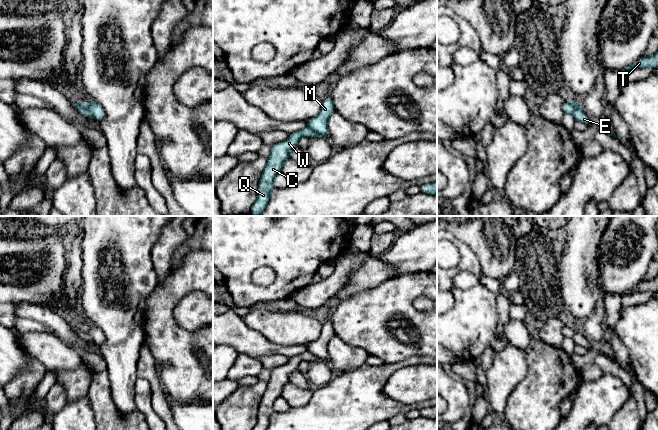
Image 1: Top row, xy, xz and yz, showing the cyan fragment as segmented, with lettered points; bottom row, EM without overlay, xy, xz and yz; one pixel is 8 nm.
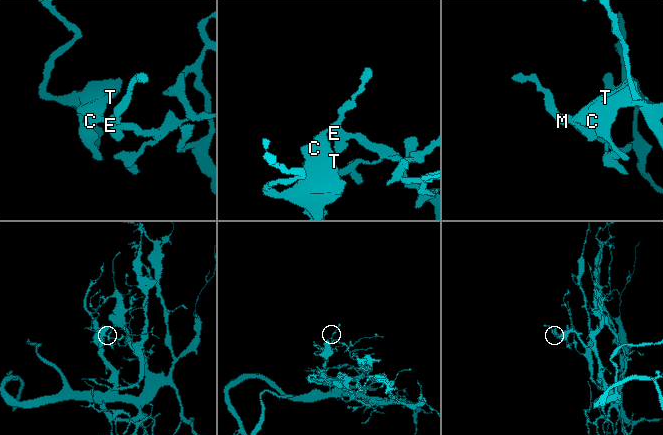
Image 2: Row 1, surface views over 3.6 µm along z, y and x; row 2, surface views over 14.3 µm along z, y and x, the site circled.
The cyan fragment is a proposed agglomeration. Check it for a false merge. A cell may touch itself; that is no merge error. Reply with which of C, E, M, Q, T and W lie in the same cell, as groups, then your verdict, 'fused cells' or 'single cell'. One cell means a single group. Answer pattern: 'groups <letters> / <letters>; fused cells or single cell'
groups C E Q T W / M; fused cells

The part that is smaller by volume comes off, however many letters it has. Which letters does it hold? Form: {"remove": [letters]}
{"remove": ["M"]}

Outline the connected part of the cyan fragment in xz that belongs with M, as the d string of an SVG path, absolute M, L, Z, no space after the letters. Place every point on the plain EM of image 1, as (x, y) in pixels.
M330 320L322 324L322 331L319 338L307 344L308 351L318 357L319 360L329 362L328 343L335 336L335 330Z

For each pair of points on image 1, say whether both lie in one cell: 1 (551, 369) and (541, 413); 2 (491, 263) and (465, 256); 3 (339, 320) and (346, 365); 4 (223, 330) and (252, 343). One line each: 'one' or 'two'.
1: one
2: two
3: two
4: one

